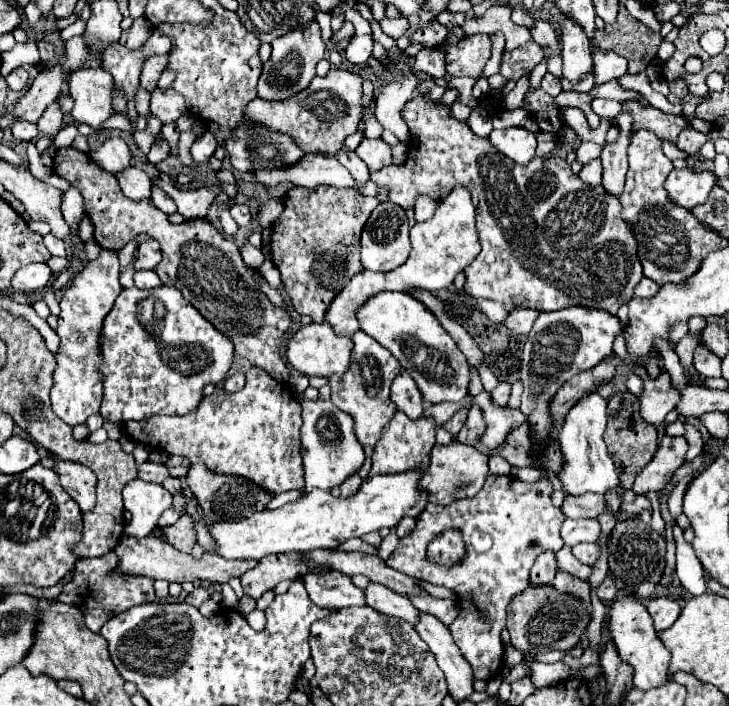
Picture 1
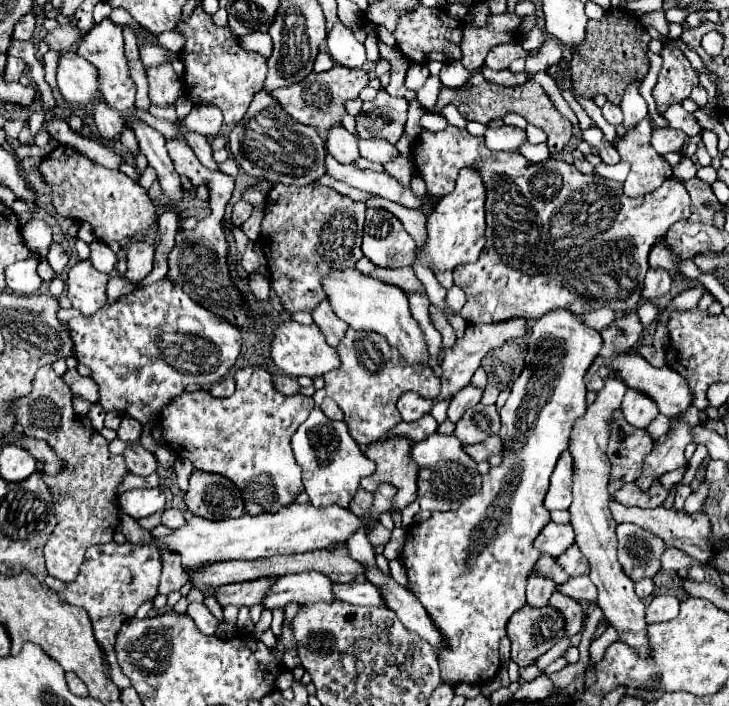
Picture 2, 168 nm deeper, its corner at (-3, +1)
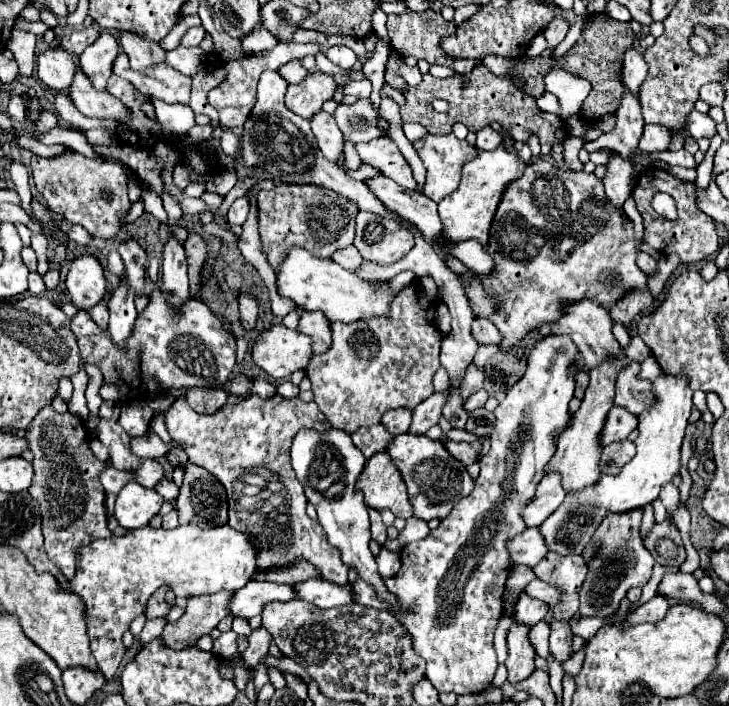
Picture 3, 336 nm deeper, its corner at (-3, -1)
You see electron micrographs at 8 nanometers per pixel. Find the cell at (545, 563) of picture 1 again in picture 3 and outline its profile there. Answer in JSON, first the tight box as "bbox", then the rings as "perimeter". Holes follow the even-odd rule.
{"bbox":[513,594,547,626],"perimeter":[[[521,594],[515,606],[515,614],[513,620],[517,624],[527,624],[527,626],[535,626],[539,620],[543,620],[547,616],[547,604],[539,602],[535,598],[529,598],[527,594]]]}

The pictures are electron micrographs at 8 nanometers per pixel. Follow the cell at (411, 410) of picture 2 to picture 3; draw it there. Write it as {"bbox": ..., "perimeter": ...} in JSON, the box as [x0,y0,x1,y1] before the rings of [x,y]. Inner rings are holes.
{"bbox":[383,410,411,436],"perimeter":[[[391,410],[391,412],[385,412],[383,414],[383,426],[387,428],[387,432],[391,432],[393,436],[397,434],[405,434],[409,424],[411,424],[411,410]]]}

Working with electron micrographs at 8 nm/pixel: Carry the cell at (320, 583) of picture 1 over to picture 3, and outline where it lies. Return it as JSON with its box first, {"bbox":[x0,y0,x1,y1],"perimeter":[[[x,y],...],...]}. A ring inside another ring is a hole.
{"bbox":[229,580,295,620],"perimeter":[[[251,580],[247,586],[233,592],[231,604],[229,604],[229,614],[233,618],[251,620],[253,616],[261,614],[263,604],[267,604],[271,600],[287,602],[293,598],[295,598],[295,592],[289,584],[271,584],[271,582]]]}

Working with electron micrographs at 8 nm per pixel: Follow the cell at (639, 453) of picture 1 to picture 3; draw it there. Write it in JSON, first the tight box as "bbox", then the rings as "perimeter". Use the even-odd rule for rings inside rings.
{"bbox":[599,440,635,476],"perimeter":[[[631,440],[609,444],[607,448],[603,448],[603,456],[599,460],[599,470],[607,476],[615,476],[621,472],[621,468],[627,462],[631,462],[633,456],[635,456],[635,444]]]}

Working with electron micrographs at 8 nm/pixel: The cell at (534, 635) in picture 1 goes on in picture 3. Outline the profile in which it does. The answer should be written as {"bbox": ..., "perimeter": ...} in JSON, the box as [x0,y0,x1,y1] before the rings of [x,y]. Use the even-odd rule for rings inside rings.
{"bbox":[505,622,535,684],"perimeter":[[[515,622],[507,634],[509,656],[505,660],[505,666],[507,666],[507,680],[513,684],[525,680],[535,670],[533,664],[535,650],[529,642],[529,630],[531,630],[529,626]]]}

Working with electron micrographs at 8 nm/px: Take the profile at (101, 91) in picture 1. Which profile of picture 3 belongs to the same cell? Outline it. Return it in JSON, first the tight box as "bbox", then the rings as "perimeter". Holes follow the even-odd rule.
{"bbox":[37,48,77,92],"perimeter":[[[61,48],[37,50],[37,76],[53,92],[67,90],[77,70],[73,56]]]}

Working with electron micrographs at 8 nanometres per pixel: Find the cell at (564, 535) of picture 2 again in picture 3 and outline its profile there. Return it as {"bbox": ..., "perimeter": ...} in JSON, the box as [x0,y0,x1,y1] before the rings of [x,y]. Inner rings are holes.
{"bbox":[507,528,547,568],"perimeter":[[[527,528],[527,532],[507,540],[507,550],[511,552],[513,564],[527,564],[531,568],[547,554],[543,536],[537,528]]]}

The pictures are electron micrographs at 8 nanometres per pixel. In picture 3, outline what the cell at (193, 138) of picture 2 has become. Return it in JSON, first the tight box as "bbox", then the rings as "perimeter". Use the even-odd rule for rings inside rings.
{"bbox":[151,98,195,134],"perimeter":[[[151,98],[151,102],[155,106],[157,120],[161,122],[161,126],[165,130],[173,130],[177,134],[187,134],[189,128],[195,126],[195,114],[189,106],[167,104],[167,102],[157,100],[157,98]]]}

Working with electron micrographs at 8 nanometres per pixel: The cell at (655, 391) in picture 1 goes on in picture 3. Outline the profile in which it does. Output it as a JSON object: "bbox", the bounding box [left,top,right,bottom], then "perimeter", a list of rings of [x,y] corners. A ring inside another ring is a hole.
{"bbox":[603,406,635,448],"perimeter":[[[619,406],[611,408],[607,416],[607,424],[603,424],[603,448],[607,444],[625,440],[633,430],[635,430],[635,416]]]}

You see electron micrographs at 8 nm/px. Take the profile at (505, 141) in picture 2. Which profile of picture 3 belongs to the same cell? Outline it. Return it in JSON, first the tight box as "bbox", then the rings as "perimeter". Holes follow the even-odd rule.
{"bbox":[475,126,501,150],"perimeter":[[[485,126],[485,128],[481,128],[479,132],[477,132],[477,142],[475,142],[475,146],[479,148],[479,150],[493,150],[493,148],[497,148],[501,144],[501,136],[491,128],[491,126]]]}

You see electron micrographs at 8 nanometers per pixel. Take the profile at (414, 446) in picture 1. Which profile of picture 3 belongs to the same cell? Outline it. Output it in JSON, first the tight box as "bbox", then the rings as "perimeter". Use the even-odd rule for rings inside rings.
{"bbox":[355,452,413,520],"perimeter":[[[379,452],[373,458],[369,458],[355,486],[363,492],[365,504],[369,508],[389,508],[397,518],[403,520],[413,516],[405,482],[399,470],[395,470],[395,466],[391,464],[391,458],[387,454]]]}

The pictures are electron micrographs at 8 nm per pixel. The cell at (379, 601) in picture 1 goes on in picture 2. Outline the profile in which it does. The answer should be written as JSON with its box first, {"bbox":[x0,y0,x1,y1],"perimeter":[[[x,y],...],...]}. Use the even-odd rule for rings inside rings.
{"bbox":[335,582,385,606],"perimeter":[[[353,582],[353,584],[335,586],[335,598],[359,606],[385,606],[383,592],[379,590],[379,586],[371,582],[363,582],[363,584]]]}

